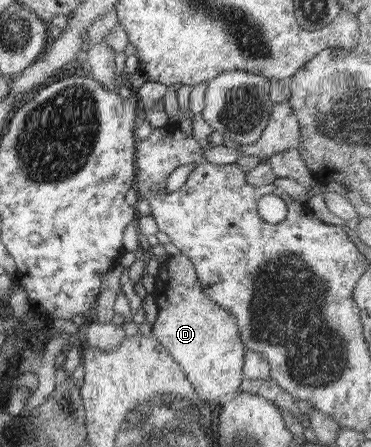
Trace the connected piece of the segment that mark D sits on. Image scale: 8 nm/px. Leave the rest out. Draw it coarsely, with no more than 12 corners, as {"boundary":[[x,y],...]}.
{"boundary":[[169,256],[151,334],[197,395],[237,393],[247,350],[237,318]]}

